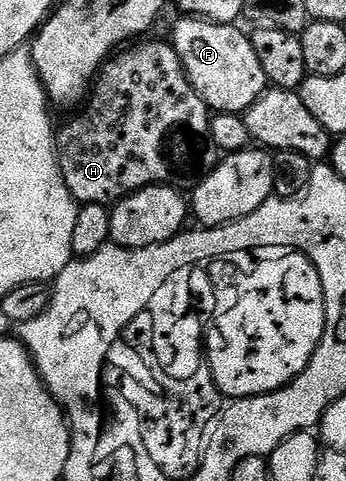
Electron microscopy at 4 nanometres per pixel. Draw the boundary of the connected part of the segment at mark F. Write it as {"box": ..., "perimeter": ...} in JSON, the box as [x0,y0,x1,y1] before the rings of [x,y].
{"box":[169,16,269,114],"perimeter":[[[180,16],[180,21],[171,29],[169,43],[177,51],[189,83],[201,95],[207,108],[215,113],[246,114],[257,99],[266,93],[269,86],[265,70],[253,51],[250,36],[242,33],[238,24],[222,25],[205,17]]]}

